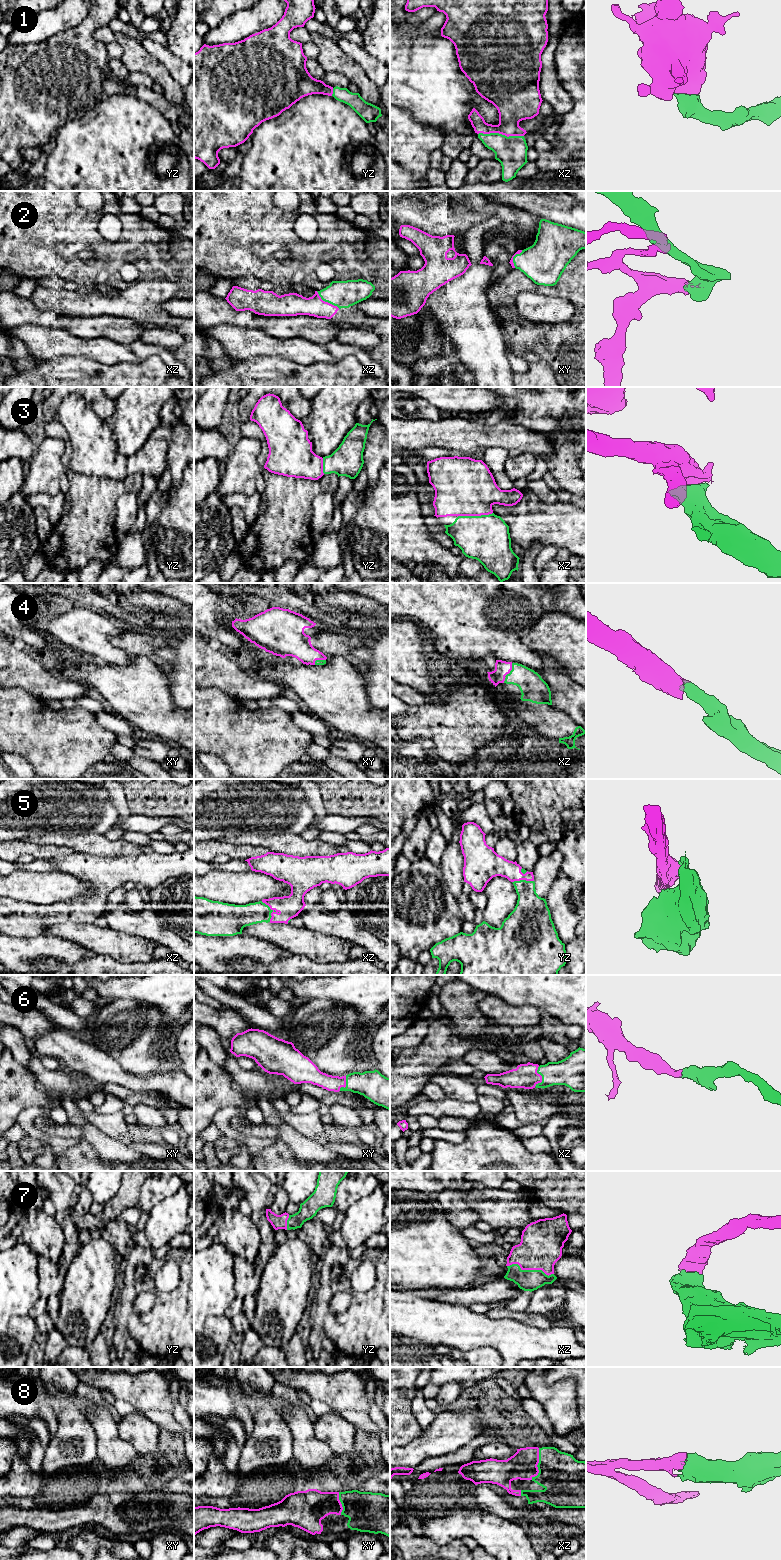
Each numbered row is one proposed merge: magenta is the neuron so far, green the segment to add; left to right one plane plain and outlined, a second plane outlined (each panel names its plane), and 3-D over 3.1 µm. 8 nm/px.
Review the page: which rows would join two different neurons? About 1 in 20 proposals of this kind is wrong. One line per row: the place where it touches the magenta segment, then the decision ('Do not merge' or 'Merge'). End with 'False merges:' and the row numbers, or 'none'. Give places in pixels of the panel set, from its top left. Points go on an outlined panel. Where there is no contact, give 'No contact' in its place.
1: Touches magenta at xz (501, 133). Merge
2: Touches magenta at xz (327, 302). Merge
3: Touches magenta at xz (474, 515). Merge
4: Touches magenta at xz (508, 673). Merge
5: Touches magenta at xz (271, 909). Merge
6: Touches magenta at xz (541, 1077). Merge
7: Touches magenta at xz (530, 1269). Merge
8: Touches magenta at xz (537, 1464). Merge
False merges: none

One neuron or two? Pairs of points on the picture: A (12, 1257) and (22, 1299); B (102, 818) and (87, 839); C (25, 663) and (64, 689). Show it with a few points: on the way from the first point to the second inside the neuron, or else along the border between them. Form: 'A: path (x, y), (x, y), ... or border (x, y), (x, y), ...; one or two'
A: path (12, 1267), (12, 1289); one
B: border (70, 829), (76, 832), (99, 832), (103, 834); two
C: path (35, 673), (46, 684), (54, 686); one

